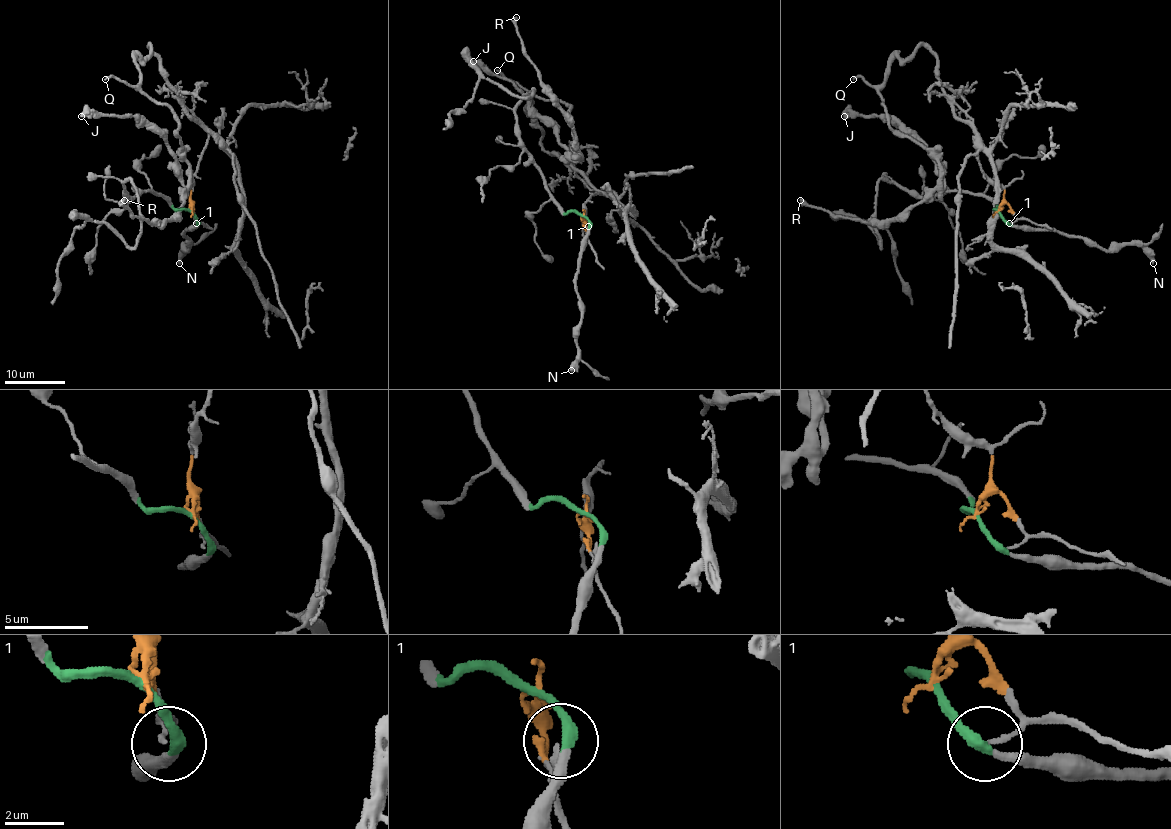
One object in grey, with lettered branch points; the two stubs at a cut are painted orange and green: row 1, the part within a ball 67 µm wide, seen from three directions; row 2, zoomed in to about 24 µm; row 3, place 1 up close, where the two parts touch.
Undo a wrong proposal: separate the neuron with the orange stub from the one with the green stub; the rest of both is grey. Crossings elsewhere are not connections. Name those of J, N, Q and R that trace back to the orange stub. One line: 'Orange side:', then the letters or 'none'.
Orange side: J, Q, R

